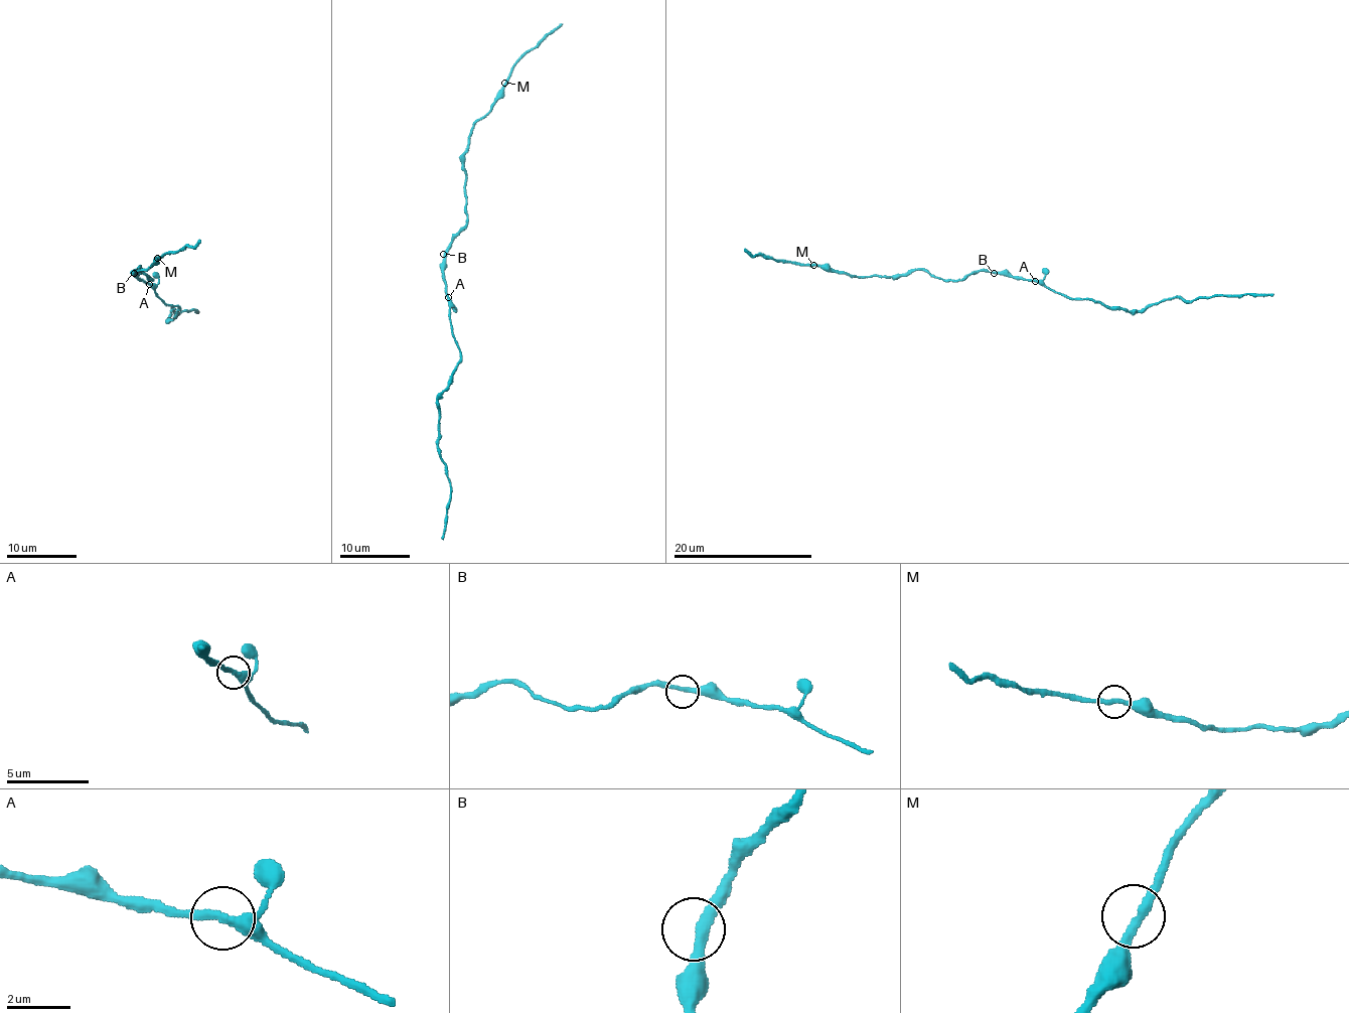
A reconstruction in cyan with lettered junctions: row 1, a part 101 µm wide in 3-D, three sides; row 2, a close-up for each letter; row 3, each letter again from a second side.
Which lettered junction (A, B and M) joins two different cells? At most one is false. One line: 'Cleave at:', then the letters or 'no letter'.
Cleave at: no letter

